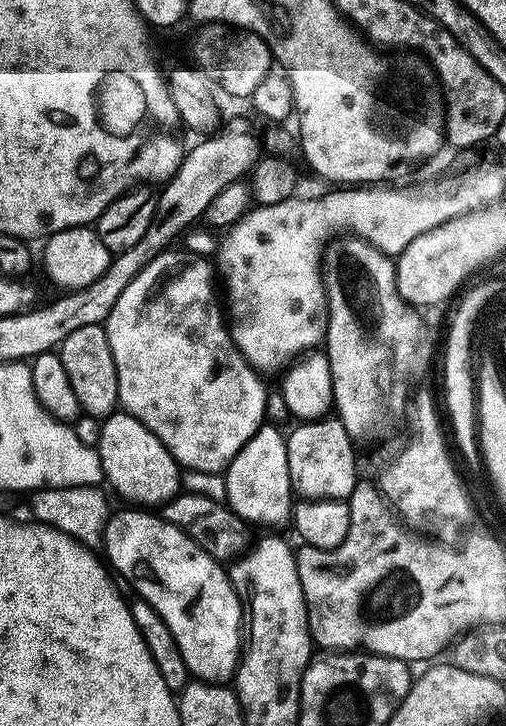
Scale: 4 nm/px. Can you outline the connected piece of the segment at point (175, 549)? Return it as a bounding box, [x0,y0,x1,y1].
[102,510,242,685]

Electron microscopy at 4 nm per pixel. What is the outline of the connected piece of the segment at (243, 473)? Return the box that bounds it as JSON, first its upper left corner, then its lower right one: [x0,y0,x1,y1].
[226,426,294,525]

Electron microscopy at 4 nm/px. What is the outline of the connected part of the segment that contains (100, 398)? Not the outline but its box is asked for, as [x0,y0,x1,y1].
[58,324,120,418]

